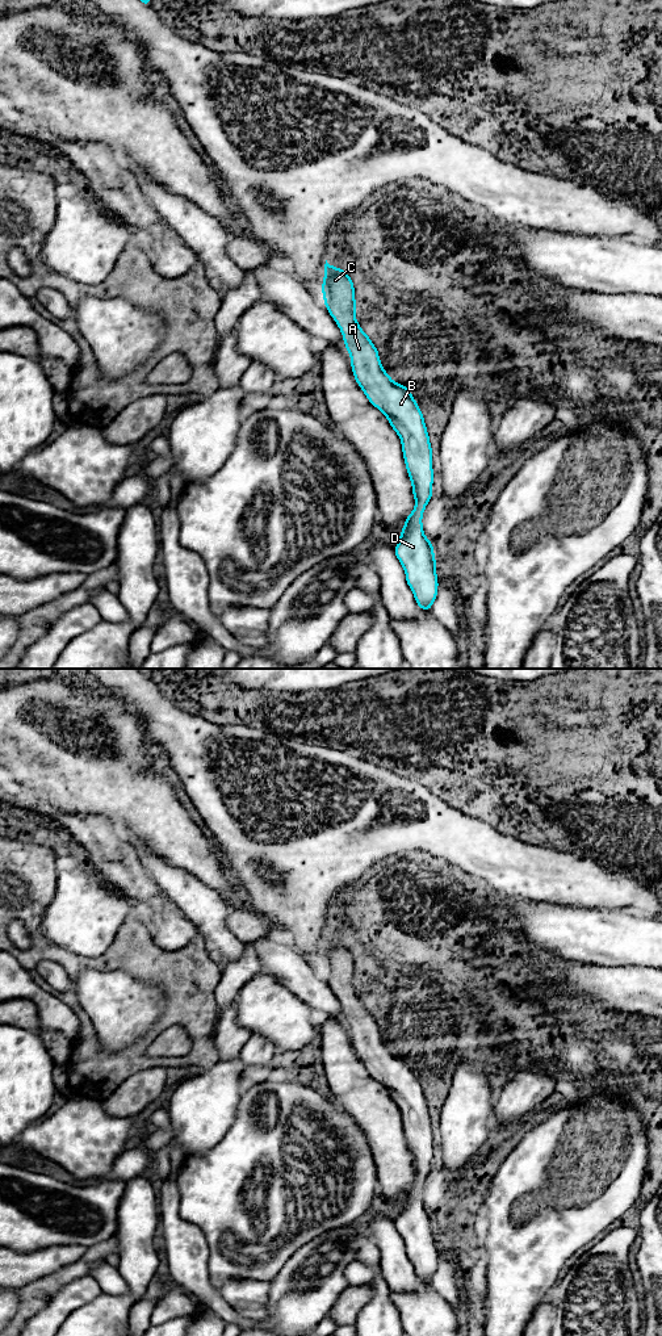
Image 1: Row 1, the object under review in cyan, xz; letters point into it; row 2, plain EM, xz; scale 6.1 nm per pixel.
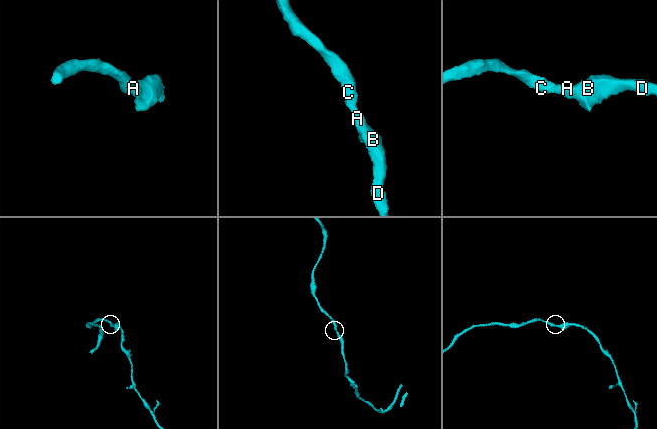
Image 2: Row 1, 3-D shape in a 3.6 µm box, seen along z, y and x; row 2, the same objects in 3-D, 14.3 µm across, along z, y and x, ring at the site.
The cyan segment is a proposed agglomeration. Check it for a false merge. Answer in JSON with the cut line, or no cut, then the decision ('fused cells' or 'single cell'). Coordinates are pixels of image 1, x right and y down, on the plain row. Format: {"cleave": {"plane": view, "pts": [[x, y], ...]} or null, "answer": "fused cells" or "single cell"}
{"cleave": null, "answer": "single cell"}

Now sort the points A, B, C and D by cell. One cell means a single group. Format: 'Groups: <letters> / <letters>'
Groups: A B C D

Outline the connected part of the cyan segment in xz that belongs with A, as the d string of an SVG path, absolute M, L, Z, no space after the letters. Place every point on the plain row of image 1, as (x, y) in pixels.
M326 933L324 951L322 956L324 977L330 988L336 993L349 1030L352 1033L351 1042L356 1055L365 1065L369 1075L385 1086L390 1098L399 1107L406 1142L412 1156L412 1167L415 1169L415 1181L407 1189L399 1209L399 1215L394 1220L395 1228L402 1236L406 1245L406 1255L414 1265L414 1272L422 1282L431 1283L431 1278L437 1269L437 1248L436 1234L432 1215L424 1209L422 1189L423 1184L432 1170L432 1121L430 1109L424 1097L422 1084L411 1068L408 1059L394 1055L382 1040L378 1023L370 1014L370 1010L361 1002L356 993L355 983L355 960L351 950L343 941L335 941Z

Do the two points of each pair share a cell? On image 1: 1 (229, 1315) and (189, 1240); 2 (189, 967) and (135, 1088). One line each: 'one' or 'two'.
1: one
2: two

